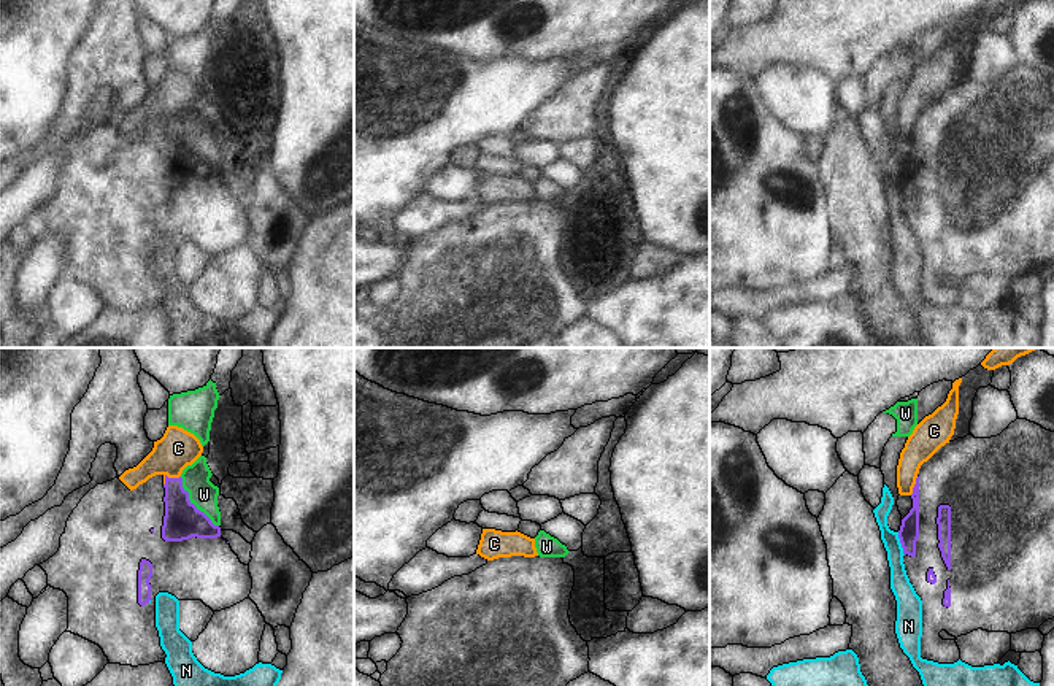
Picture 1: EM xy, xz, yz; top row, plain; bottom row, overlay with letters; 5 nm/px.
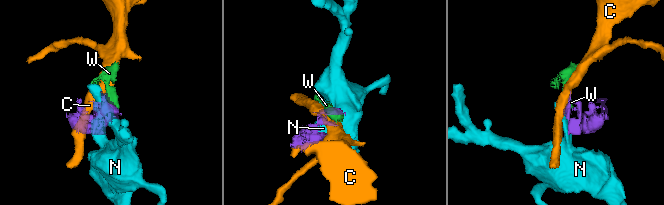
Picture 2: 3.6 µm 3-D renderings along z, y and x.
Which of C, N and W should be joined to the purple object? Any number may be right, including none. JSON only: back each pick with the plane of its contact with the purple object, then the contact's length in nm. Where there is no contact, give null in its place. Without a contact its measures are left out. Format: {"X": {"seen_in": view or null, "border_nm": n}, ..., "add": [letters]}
{"add": []}

